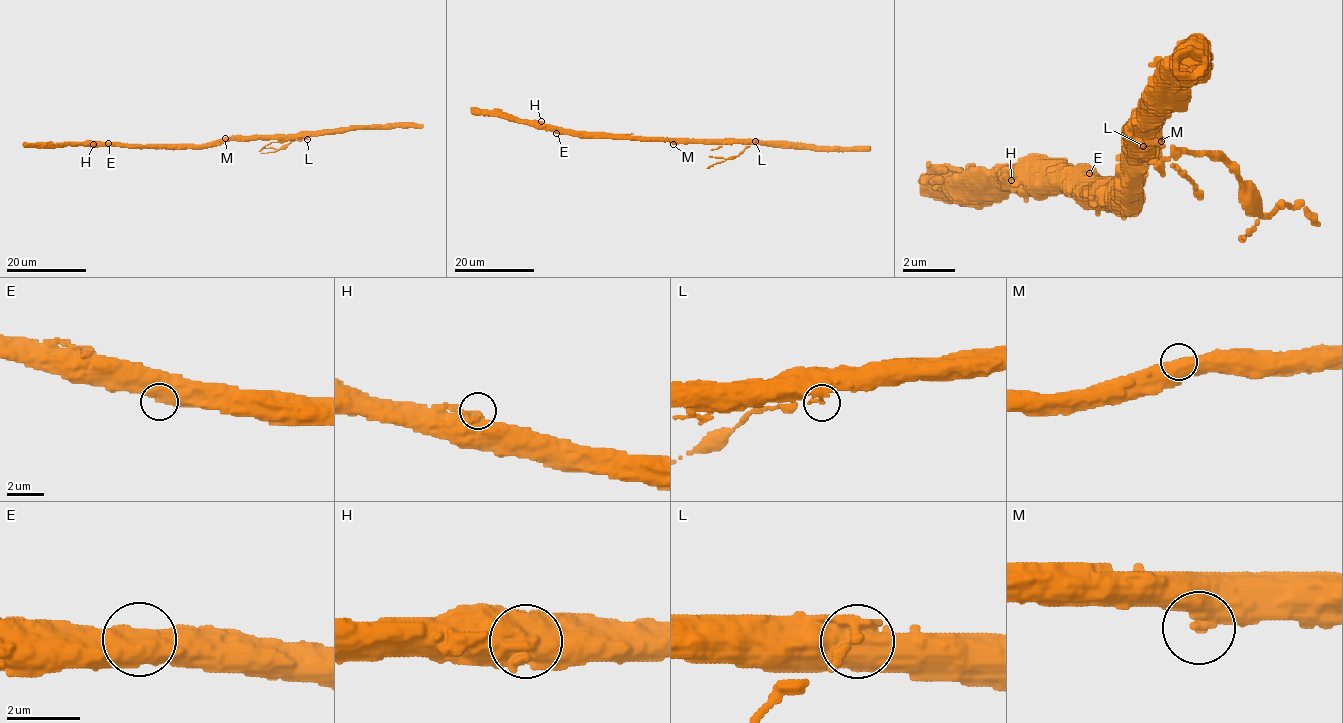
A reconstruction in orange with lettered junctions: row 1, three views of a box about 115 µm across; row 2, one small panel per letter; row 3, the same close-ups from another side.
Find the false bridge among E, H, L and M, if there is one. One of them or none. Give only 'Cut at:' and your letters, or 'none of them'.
Cut at: L

